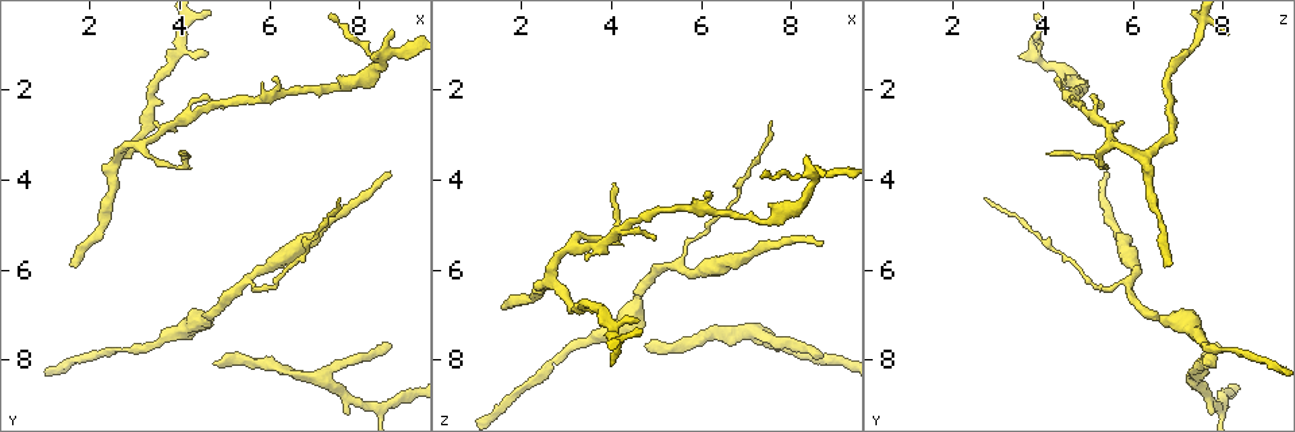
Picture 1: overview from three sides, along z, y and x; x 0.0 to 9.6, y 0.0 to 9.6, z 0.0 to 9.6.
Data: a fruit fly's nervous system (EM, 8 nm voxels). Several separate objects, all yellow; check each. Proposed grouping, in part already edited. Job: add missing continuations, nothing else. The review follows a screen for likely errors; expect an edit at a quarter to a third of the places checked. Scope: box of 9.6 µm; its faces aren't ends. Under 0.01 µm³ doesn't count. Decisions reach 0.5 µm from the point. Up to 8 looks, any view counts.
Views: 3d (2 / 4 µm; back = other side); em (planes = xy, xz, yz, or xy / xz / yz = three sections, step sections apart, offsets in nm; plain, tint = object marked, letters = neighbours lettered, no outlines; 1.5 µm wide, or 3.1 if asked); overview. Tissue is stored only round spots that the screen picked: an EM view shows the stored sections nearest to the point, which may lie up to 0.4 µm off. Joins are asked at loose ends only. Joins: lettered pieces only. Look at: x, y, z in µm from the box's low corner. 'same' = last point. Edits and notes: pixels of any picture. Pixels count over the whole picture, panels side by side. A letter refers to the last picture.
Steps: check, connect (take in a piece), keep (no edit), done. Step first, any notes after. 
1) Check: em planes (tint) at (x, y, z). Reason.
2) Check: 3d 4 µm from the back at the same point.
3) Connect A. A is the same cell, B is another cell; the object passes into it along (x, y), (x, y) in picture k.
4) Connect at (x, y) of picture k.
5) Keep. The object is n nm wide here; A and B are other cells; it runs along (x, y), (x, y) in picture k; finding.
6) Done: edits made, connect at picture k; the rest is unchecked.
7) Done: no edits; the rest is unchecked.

Check: 3d 2 µm at (4.75, 8.05, 7.70). Free end.

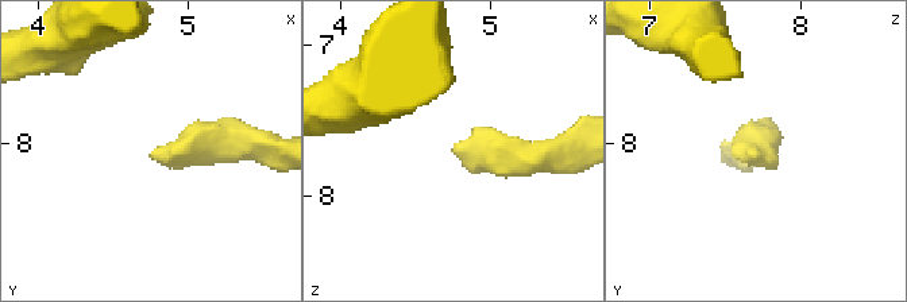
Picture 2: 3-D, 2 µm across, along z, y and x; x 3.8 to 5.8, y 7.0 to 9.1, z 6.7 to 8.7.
Check: em xy step 8 (plain) at (4.78, 8.04, 7.70). Need the tissue.

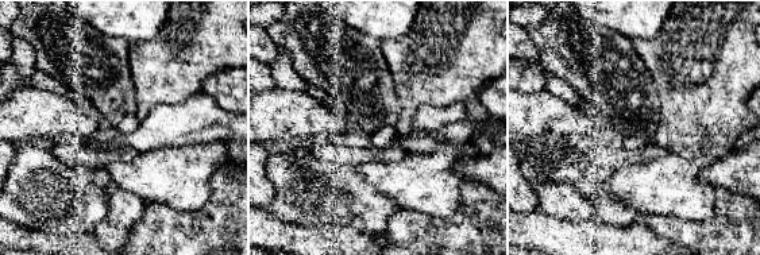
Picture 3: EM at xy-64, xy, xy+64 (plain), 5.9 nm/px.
Check: em xy step 8 (letters) at the same point.

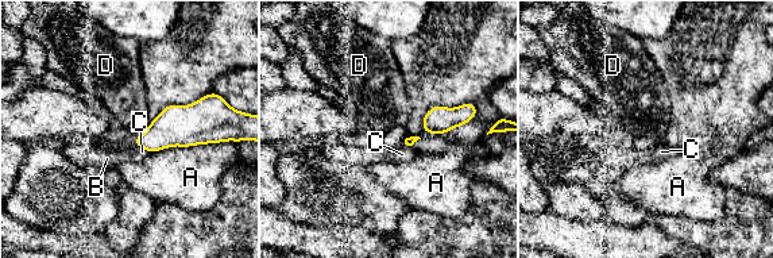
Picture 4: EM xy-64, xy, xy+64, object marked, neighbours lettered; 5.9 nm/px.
Keep. A, B, C and D are other cells; a border runs along (132, 141), (140, 147) in picture 4; none of them fits.

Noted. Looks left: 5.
Check: em planes (letters) at (1.60, 5.80, 6.75).

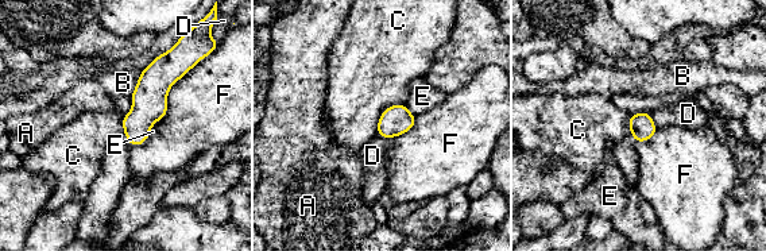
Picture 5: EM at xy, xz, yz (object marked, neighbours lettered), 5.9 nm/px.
Keep. The longest contact is with F, 380 nm; A, B, C, D, E and F are other cells; no lettered piece goes on from it.

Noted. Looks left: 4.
Check: em yz step 4 (letters) at (4.05, 3.45, 4.15). Free end.

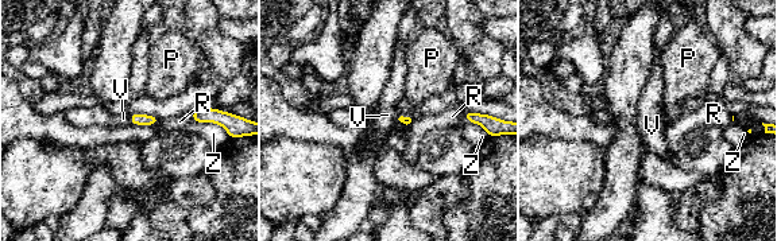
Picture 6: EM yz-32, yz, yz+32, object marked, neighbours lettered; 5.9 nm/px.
Check: em planes (letters) at the same point.

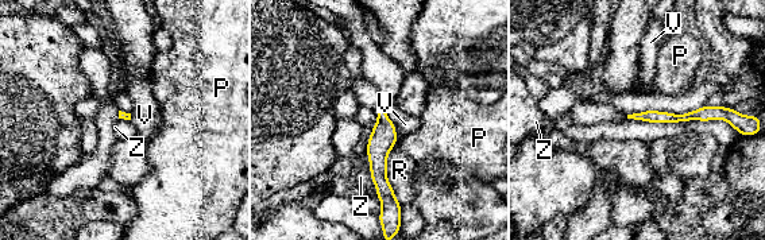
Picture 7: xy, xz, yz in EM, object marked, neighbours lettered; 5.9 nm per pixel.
Keep. P, R, V and Z are other cells; no lettered piece goes on from it.

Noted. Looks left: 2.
Done: no edits; the rest is unchecked.

